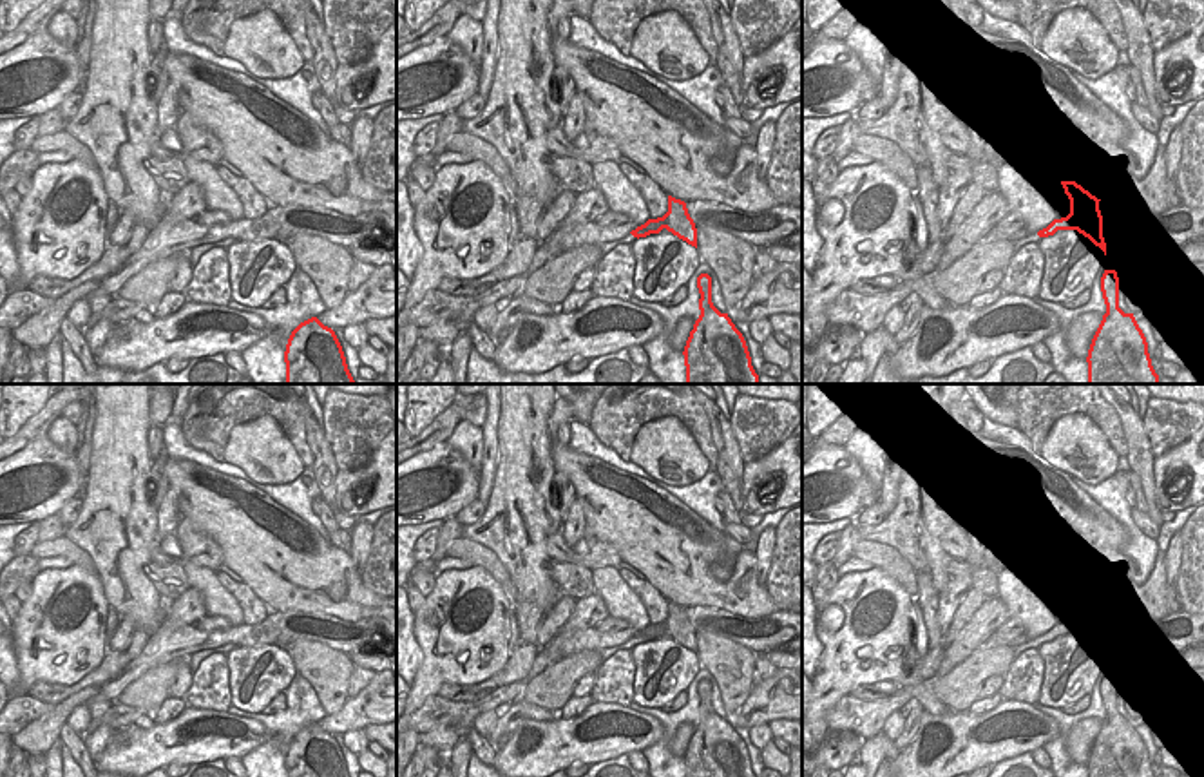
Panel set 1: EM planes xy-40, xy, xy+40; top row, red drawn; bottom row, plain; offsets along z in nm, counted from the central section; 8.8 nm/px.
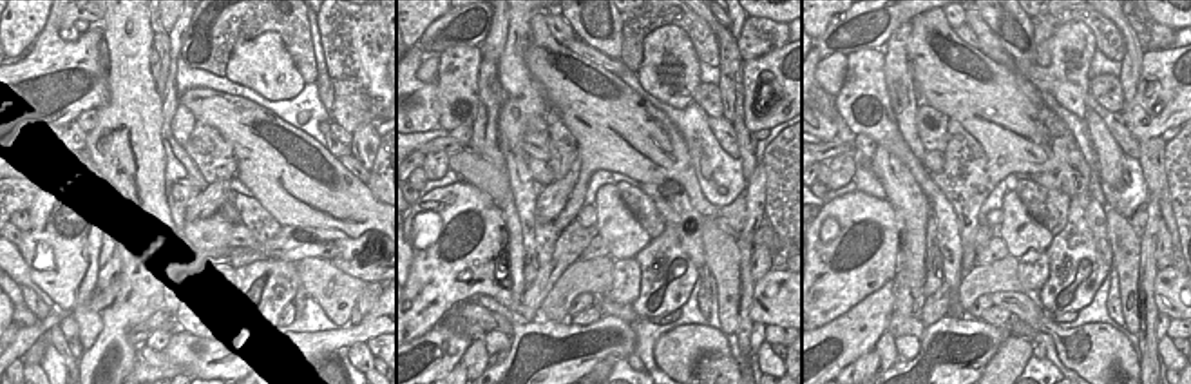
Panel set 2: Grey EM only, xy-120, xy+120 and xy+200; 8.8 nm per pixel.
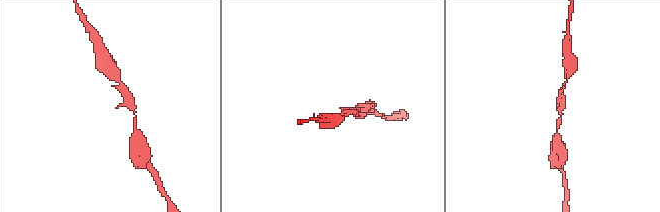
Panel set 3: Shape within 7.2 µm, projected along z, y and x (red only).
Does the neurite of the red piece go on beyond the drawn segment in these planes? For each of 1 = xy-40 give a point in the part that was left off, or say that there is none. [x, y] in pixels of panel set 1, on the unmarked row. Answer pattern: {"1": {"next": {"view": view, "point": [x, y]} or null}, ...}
{"1": {"next": null}}

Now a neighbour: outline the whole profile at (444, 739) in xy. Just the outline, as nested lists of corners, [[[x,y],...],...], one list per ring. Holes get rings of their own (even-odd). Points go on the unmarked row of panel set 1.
[[[438,726],[425,734],[418,735],[418,744],[436,748],[444,757],[462,741],[465,739],[453,726]]]

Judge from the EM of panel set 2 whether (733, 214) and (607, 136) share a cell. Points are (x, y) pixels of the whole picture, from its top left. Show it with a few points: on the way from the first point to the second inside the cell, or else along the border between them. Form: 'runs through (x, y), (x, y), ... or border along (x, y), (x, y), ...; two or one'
runs through (701, 201), (676, 171), (652, 171), (639, 158); one

